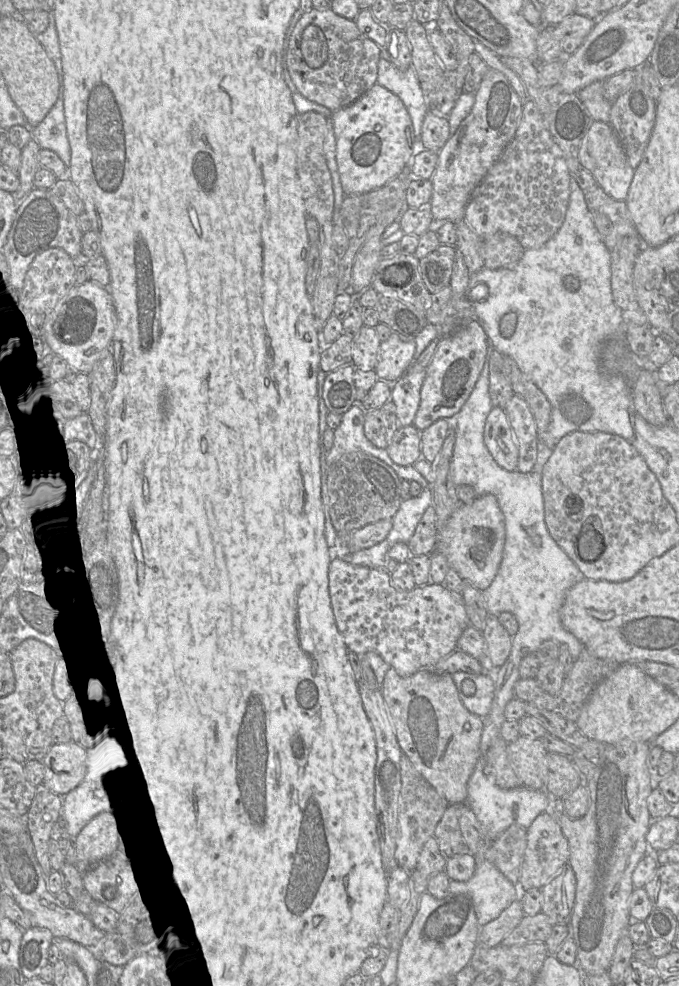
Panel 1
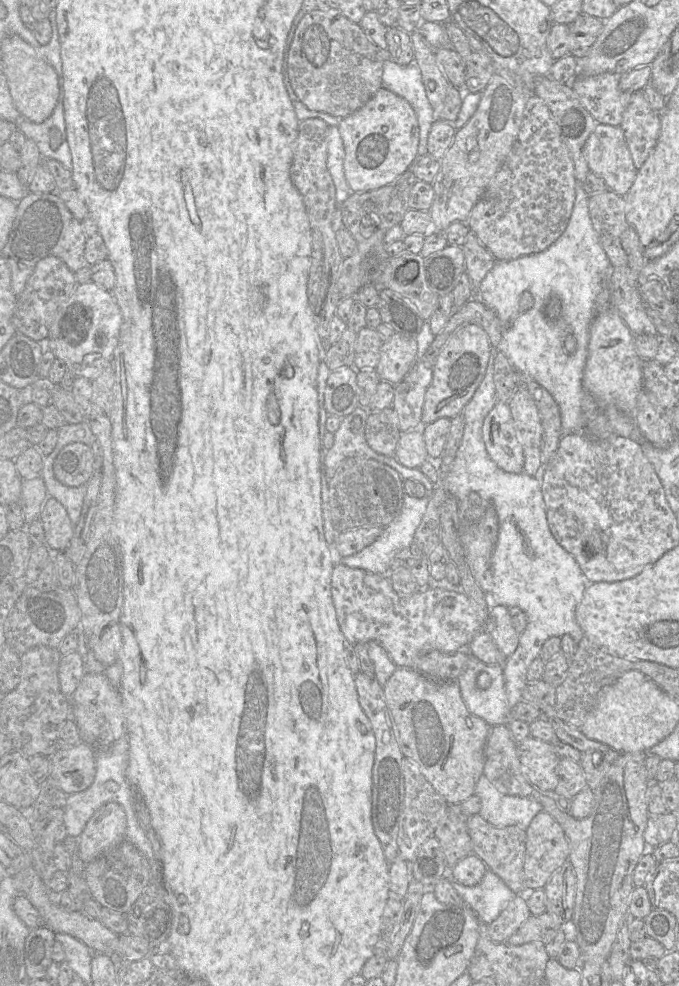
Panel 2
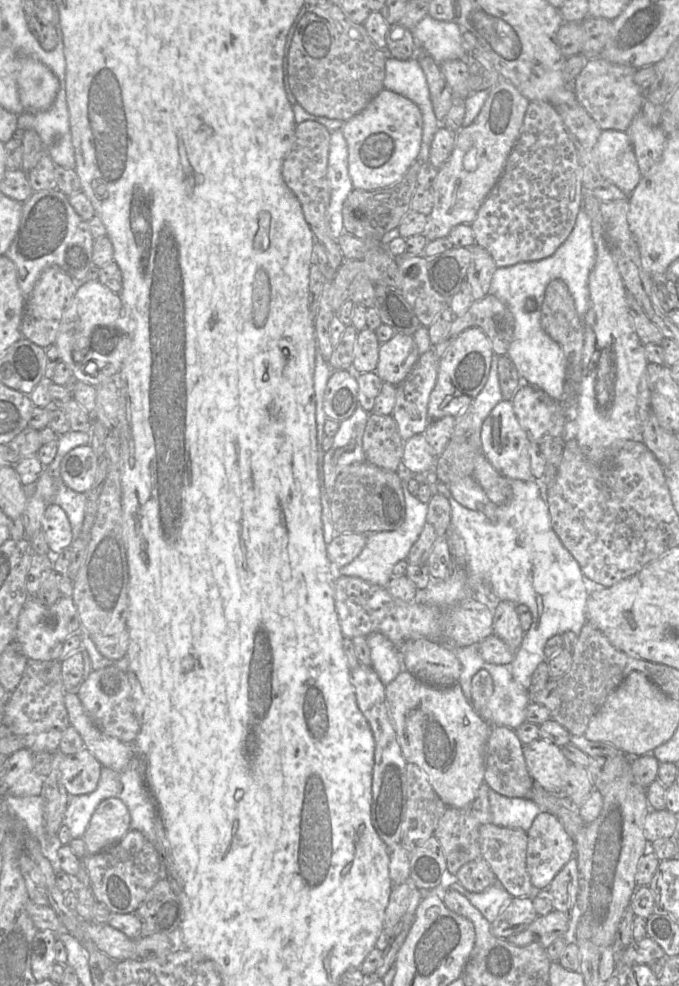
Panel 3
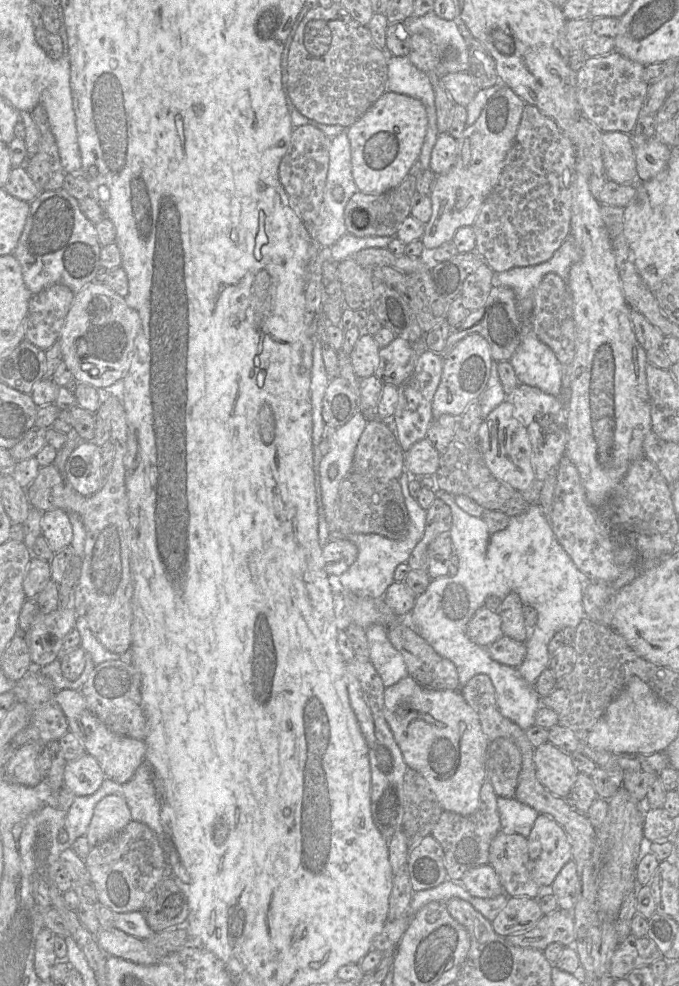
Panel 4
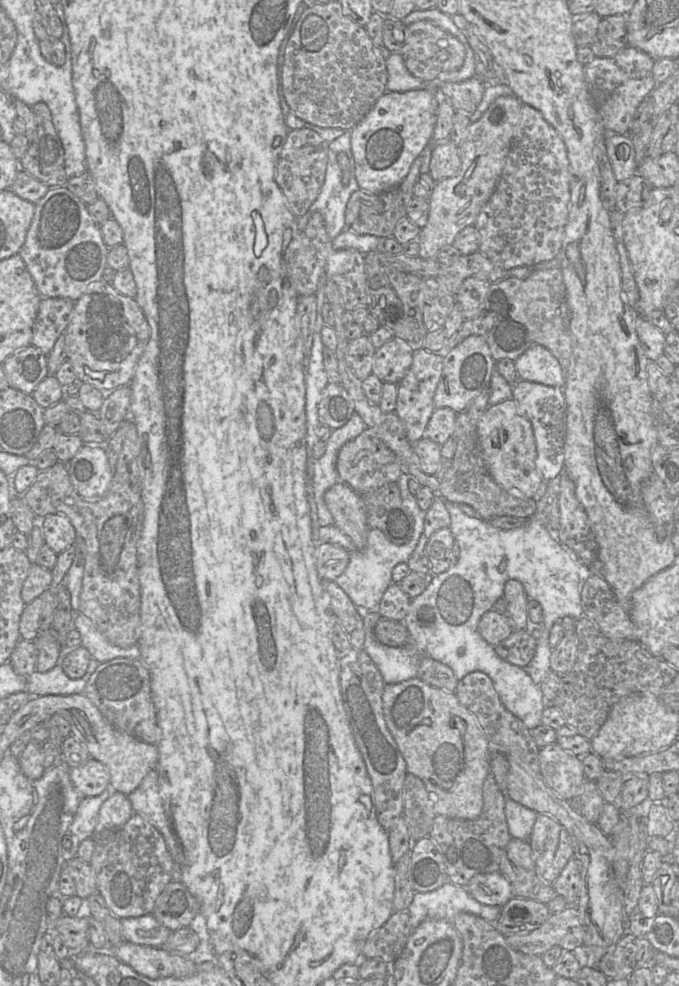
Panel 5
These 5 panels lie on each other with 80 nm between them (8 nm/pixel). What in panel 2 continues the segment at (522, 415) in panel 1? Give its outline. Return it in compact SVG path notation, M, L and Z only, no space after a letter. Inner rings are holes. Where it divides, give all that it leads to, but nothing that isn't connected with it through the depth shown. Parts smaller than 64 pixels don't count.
M517 390L508 403L516 437L523 448L524 472L535 476L541 466L542 425L534 400L523 390Z

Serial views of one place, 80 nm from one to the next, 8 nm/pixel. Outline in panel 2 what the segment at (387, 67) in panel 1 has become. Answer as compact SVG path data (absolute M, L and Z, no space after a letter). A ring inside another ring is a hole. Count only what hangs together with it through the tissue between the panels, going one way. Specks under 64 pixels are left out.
M391 59L385 60L382 88L404 98L412 106L419 124L418 157L428 154L429 132L437 116L426 96L422 75L417 64L399 65Z

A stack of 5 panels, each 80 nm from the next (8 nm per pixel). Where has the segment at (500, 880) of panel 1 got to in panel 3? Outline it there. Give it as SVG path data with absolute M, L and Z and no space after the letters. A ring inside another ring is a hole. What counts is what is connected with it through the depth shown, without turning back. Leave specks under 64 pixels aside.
M496 882L480 893L466 890L460 883L452 883L447 889L452 889L465 896L482 915L492 923L500 914L512 896L505 888Z

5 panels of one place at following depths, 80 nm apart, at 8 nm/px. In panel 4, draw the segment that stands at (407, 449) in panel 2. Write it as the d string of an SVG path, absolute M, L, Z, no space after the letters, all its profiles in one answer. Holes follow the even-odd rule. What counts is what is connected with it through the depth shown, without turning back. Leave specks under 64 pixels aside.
M425 437L405 453L405 470L412 477L434 476L439 467L440 453Z

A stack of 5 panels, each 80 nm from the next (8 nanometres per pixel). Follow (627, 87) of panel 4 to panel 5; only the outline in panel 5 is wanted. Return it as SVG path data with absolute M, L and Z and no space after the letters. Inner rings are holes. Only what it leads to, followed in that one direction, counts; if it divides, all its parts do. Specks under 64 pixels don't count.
M627 46L613 57L595 57L584 66L587 89L606 135L630 133L630 123L638 106L657 86L652 72L655 61L642 50Z

